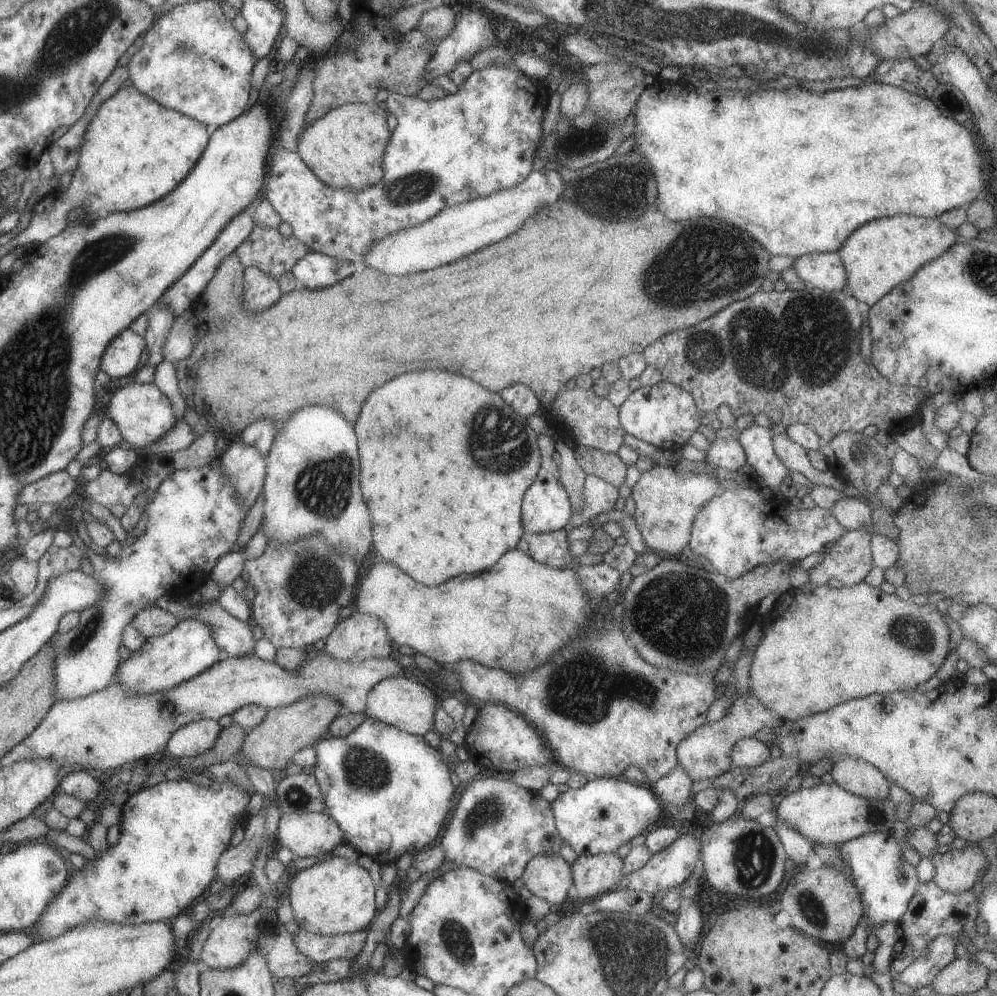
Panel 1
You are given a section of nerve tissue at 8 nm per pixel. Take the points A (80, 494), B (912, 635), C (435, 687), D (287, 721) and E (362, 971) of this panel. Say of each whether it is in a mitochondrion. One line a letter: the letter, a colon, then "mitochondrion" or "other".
A: other
B: mitochondrion
C: other
D: other
E: other

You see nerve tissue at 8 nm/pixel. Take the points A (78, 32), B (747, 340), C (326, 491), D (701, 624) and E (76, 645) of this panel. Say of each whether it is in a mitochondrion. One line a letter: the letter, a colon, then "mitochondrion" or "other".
A: mitochondrion
B: mitochondrion
C: mitochondrion
D: mitochondrion
E: mitochondrion

